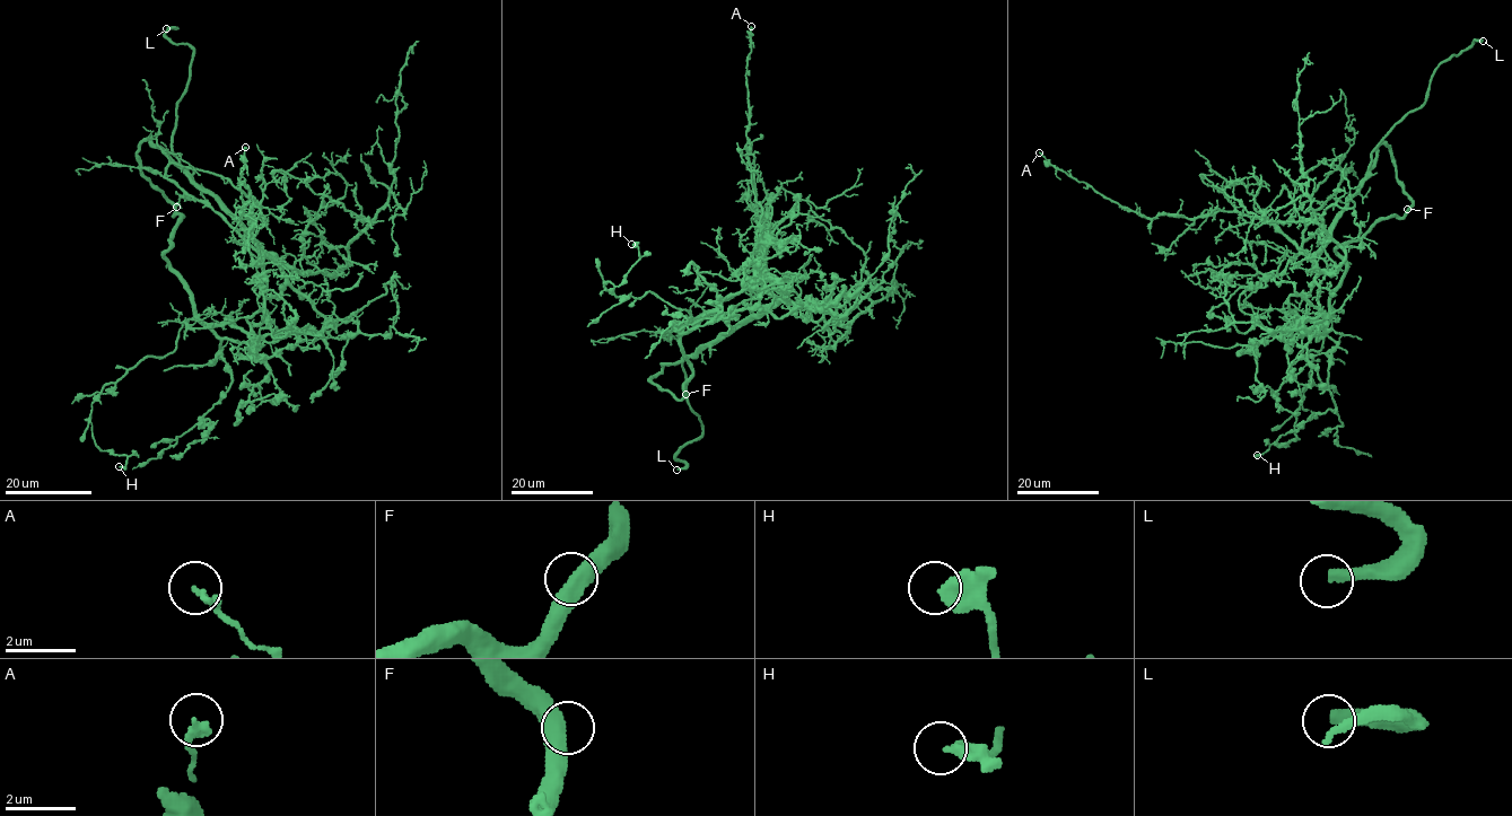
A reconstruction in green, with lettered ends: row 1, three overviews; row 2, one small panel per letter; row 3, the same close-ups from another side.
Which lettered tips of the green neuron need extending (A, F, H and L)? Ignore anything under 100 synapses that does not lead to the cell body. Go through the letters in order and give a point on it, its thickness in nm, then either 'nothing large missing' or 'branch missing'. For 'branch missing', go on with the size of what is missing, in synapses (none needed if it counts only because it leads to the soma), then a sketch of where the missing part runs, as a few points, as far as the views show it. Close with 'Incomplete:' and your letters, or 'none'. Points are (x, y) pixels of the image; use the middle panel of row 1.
A: place (751, 26); calibre 190 nm; nothing large missing
F: place (685, 394); calibre 480 nm; nothing large missing
H: place (631, 244); calibre 440 nm; nothing large missing
L: place (676, 470); calibre 380 nm; branch missing
Incomplete: L

